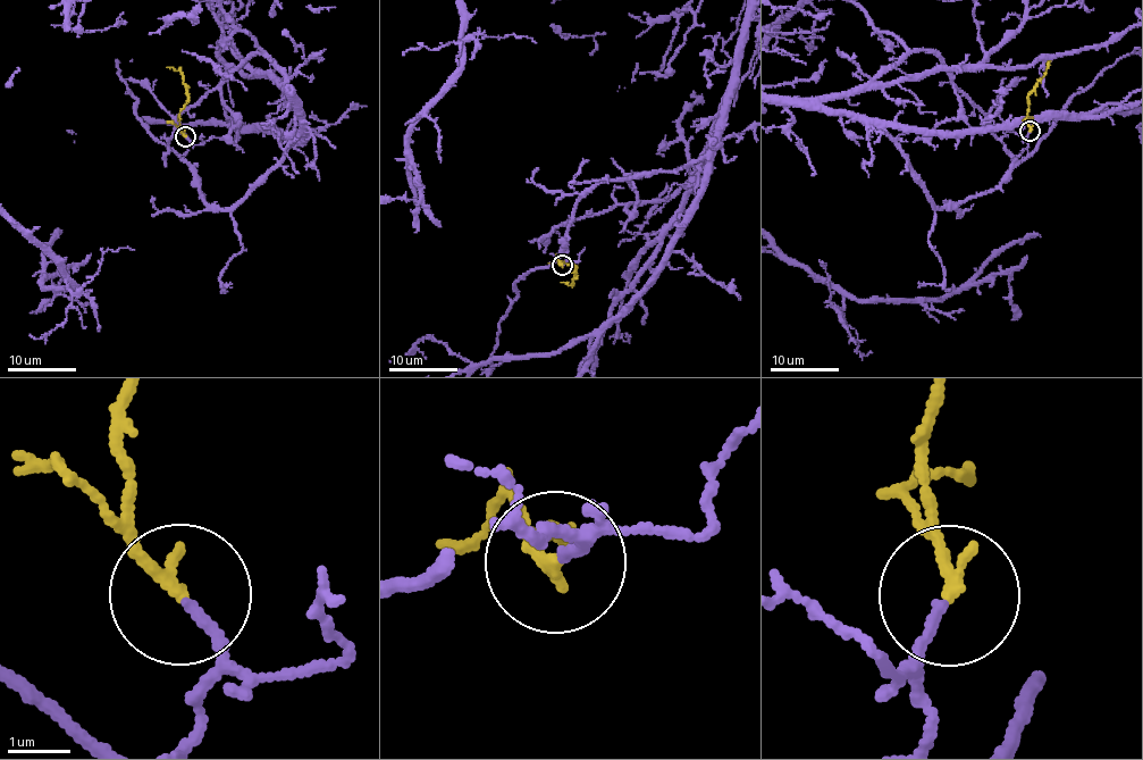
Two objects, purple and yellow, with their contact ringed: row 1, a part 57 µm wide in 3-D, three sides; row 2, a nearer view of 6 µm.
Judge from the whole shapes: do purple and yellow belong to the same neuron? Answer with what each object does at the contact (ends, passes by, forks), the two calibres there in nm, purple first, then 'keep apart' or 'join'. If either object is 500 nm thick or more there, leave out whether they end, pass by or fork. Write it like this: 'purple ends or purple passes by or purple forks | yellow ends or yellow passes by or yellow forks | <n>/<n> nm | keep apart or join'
purple ends | yellow ends | 150/200 nm | join

